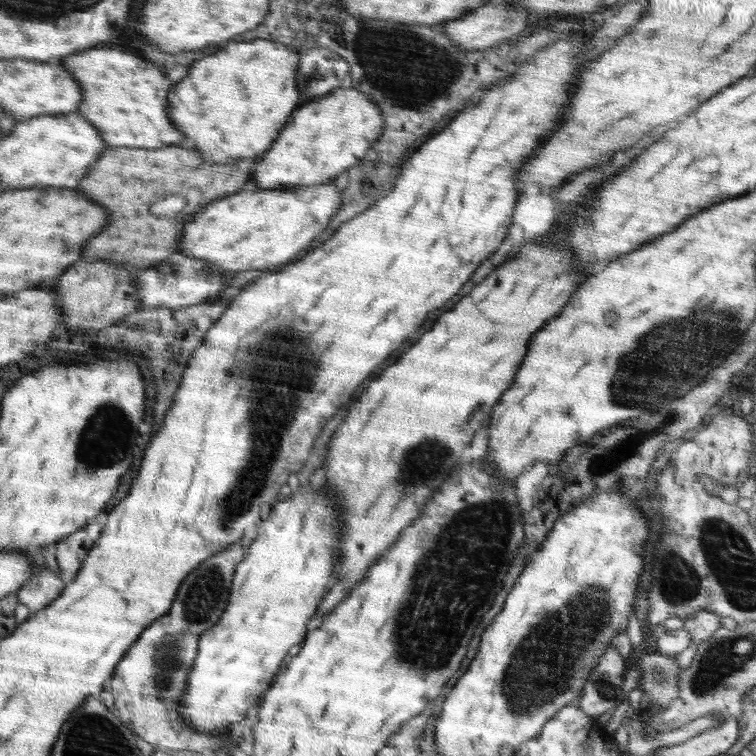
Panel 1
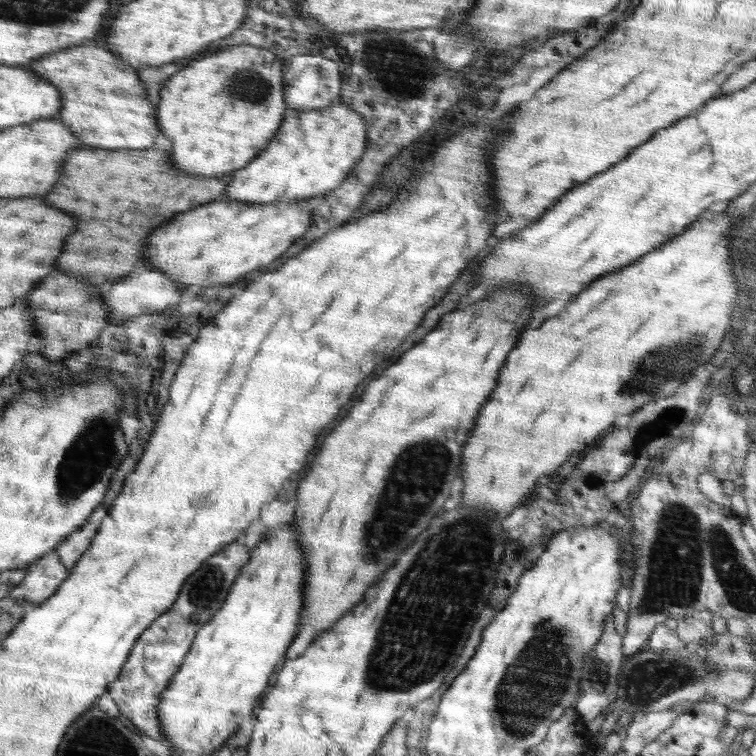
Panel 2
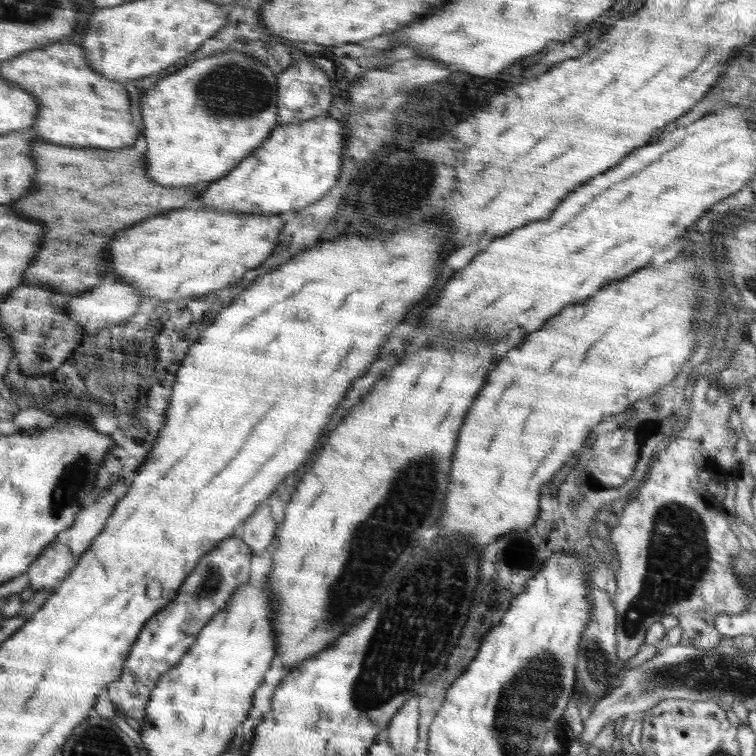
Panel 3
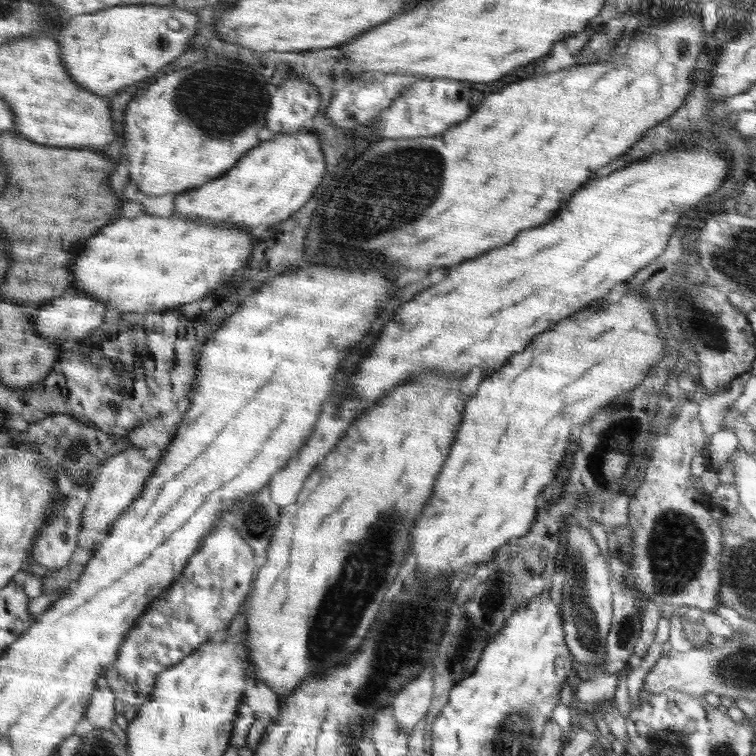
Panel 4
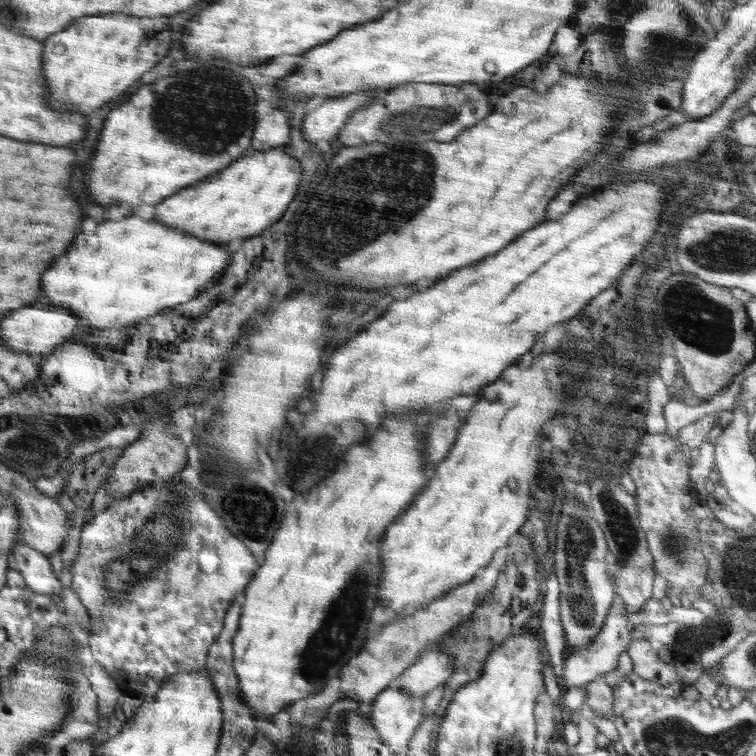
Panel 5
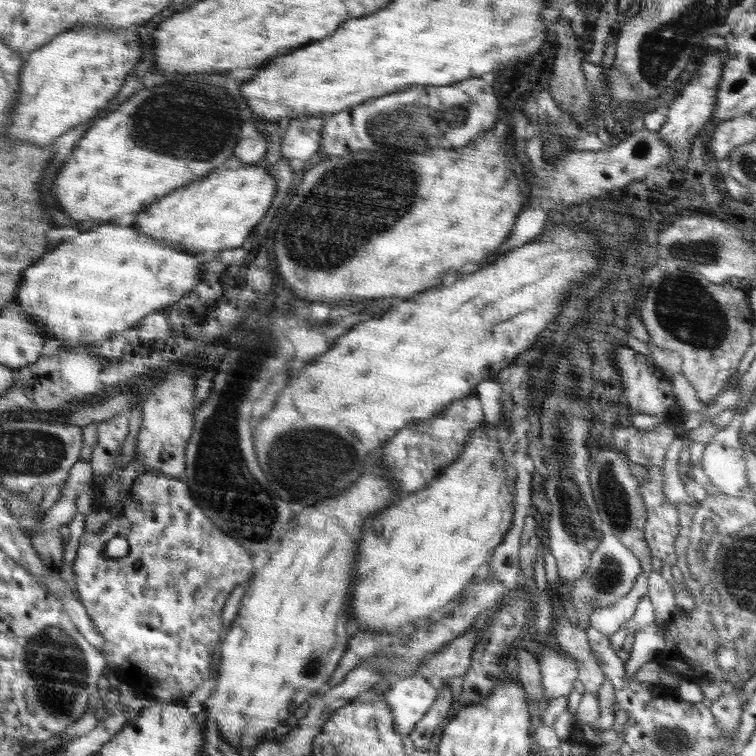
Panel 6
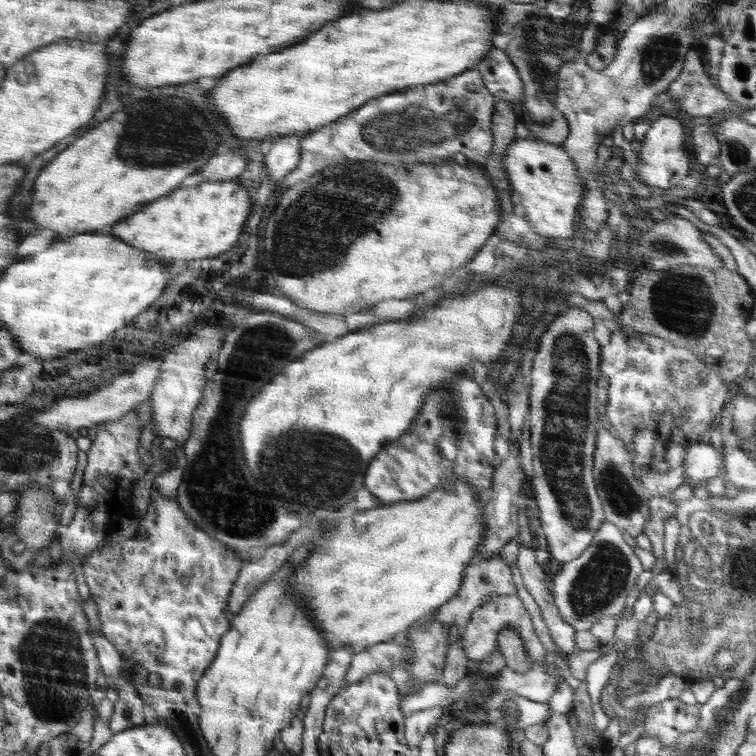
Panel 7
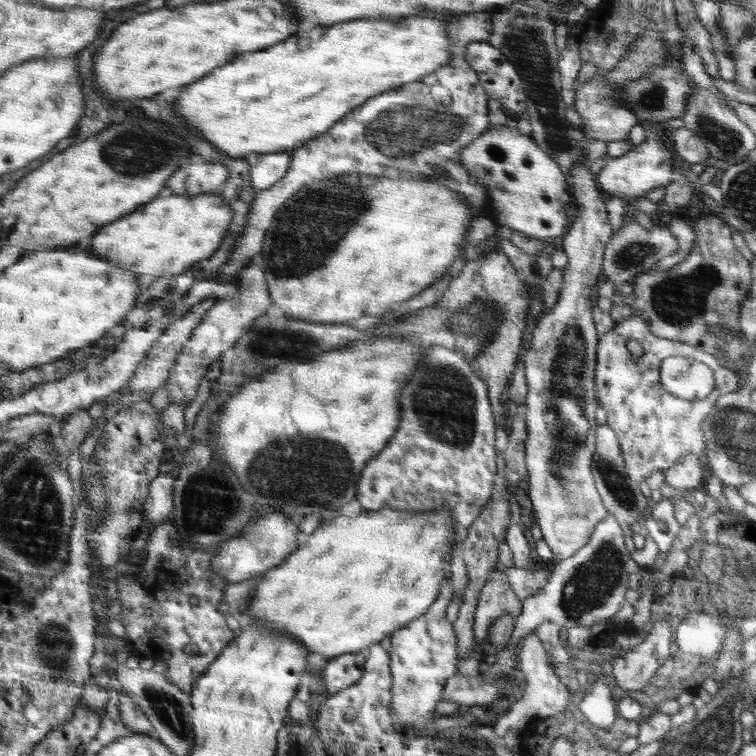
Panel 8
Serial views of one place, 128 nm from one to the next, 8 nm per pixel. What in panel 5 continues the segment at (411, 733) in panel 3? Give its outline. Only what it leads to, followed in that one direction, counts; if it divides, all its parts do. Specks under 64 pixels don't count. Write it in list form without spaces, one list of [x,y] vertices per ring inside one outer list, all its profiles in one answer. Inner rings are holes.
[[[442,652],[421,653],[418,659],[406,668],[388,689],[397,689],[408,698],[425,698],[426,695],[445,684],[452,675],[451,659]]]

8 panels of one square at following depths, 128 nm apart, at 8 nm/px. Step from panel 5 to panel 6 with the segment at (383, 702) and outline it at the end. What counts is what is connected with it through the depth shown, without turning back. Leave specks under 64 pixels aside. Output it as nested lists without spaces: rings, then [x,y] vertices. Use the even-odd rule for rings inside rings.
[[[415,673],[403,675],[384,694],[389,705],[393,727],[400,736],[408,736],[427,714],[436,700],[438,691]]]

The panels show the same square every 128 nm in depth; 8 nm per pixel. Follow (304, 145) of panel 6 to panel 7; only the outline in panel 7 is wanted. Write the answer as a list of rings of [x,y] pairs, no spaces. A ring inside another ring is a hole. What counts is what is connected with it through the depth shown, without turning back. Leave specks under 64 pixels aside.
[[[286,134],[274,138],[264,154],[264,163],[269,176],[276,182],[282,181],[300,163],[302,150],[300,134]]]

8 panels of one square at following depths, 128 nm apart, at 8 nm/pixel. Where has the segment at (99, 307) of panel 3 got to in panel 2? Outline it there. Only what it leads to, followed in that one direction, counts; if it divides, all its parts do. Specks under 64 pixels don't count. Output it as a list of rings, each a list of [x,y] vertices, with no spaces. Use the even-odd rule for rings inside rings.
[[[143,267],[131,274],[127,274],[116,282],[111,282],[106,289],[106,304],[110,310],[109,323],[120,324],[120,322],[143,314],[164,311],[166,308],[178,305],[183,299],[182,294],[193,293],[196,290],[182,283],[172,281],[168,275],[164,275],[158,269]]]

